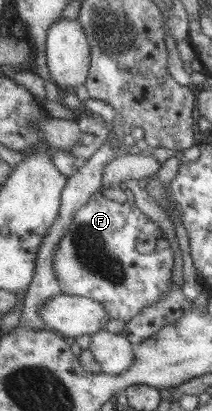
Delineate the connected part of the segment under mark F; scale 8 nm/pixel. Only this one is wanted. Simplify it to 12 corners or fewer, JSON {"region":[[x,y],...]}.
{"region":[[89,199],[55,247],[61,294],[126,322],[173,251],[131,203]]}

